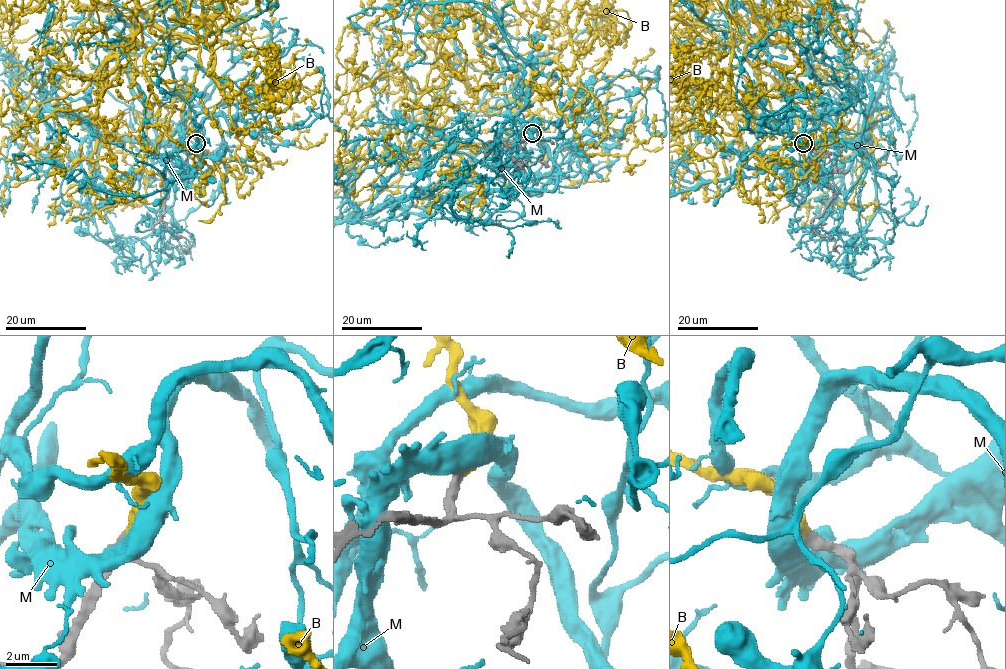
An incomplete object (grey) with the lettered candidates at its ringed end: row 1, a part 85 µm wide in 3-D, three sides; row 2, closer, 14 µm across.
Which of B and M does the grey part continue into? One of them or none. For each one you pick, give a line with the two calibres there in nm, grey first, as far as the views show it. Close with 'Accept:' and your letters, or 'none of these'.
B: 360 nm thick on the grey side, 400 nm on the other
Accept: B

